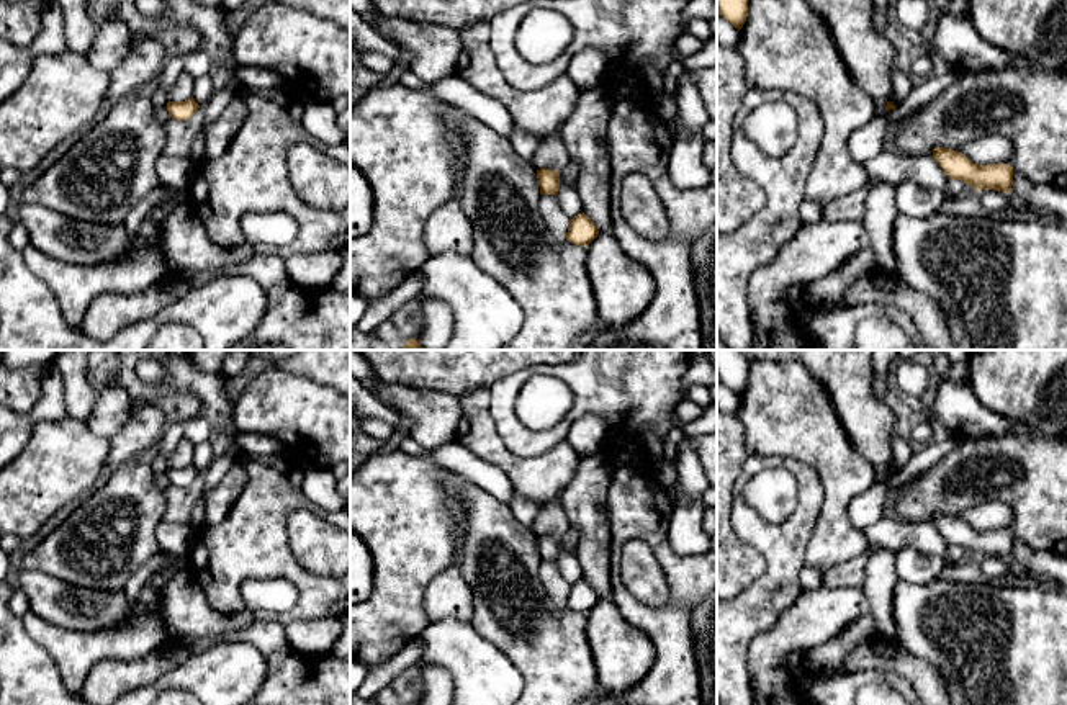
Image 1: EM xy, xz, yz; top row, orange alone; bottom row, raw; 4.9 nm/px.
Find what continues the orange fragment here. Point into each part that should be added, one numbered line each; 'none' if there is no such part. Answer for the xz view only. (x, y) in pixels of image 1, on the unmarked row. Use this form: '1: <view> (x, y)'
none

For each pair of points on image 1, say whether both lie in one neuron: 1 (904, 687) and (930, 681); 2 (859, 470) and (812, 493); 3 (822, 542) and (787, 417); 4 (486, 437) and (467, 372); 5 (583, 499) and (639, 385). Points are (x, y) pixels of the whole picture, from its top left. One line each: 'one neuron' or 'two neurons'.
1: two neurons
2: two neurons
3: one neuron
4: two neurons
5: two neurons

